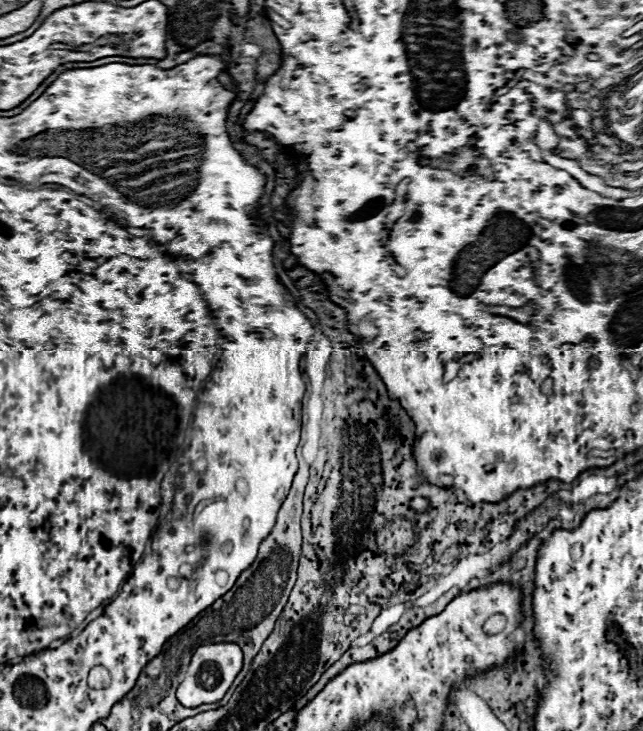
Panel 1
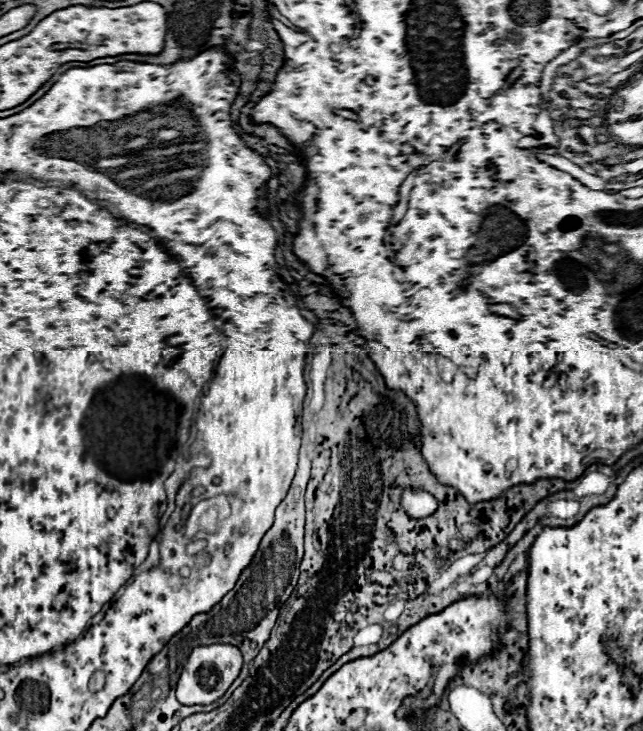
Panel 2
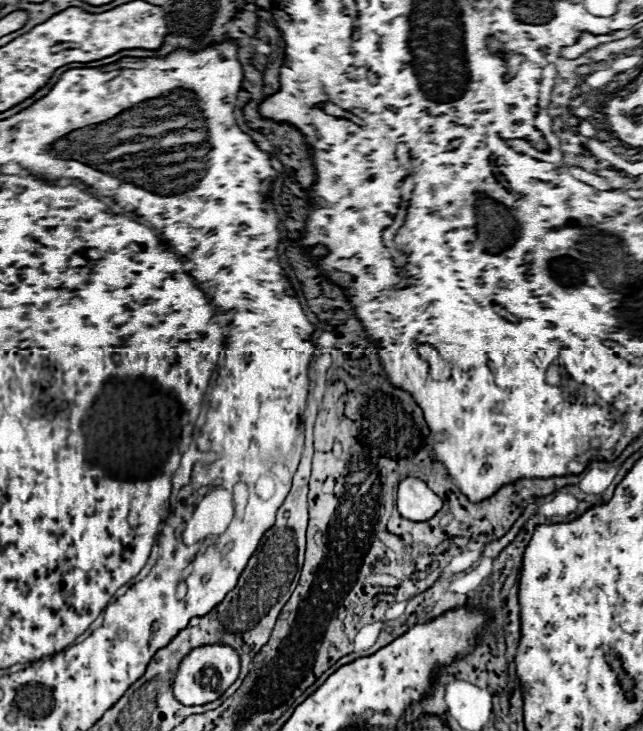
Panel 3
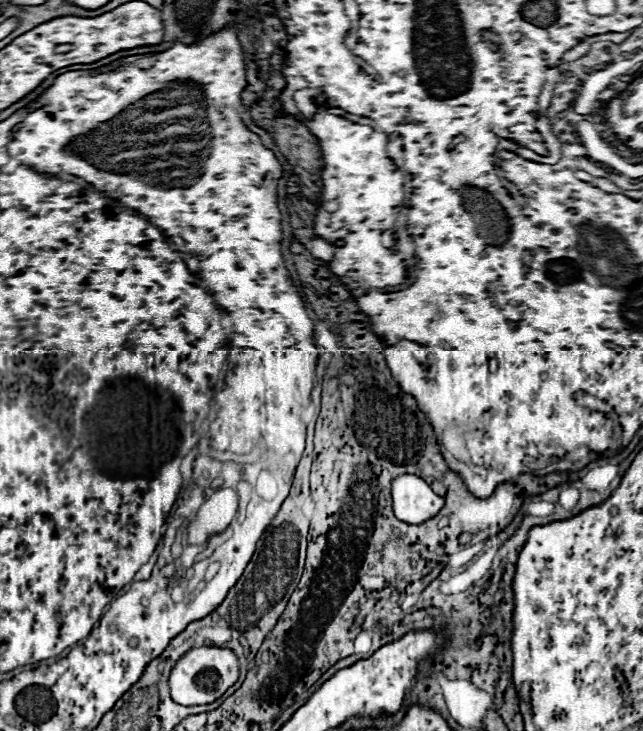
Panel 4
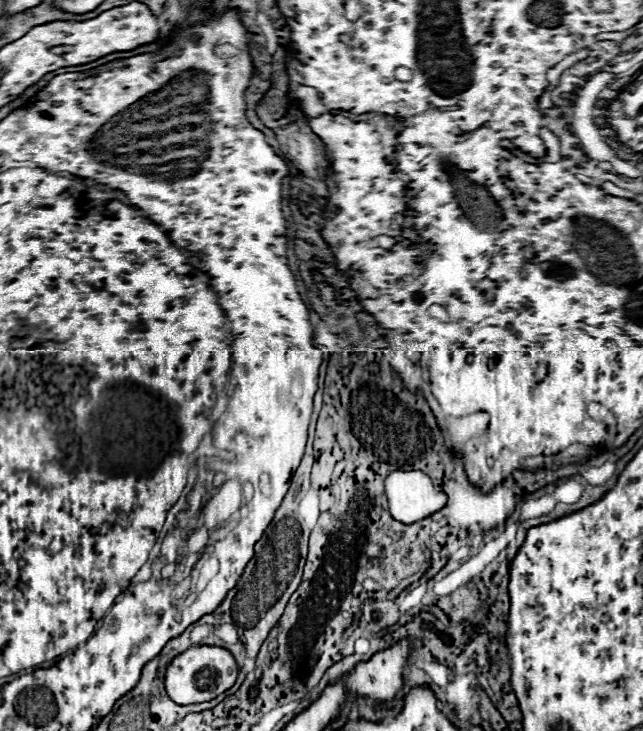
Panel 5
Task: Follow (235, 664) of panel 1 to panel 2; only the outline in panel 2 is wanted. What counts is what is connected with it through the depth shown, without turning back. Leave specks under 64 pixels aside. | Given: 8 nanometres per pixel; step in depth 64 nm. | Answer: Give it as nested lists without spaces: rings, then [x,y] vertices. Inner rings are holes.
[[[212,644],[212,646],[196,646],[182,670],[182,676],[176,686],[178,702],[184,706],[196,704],[212,704],[224,696],[228,686],[238,678],[242,668],[242,654],[232,644]]]

